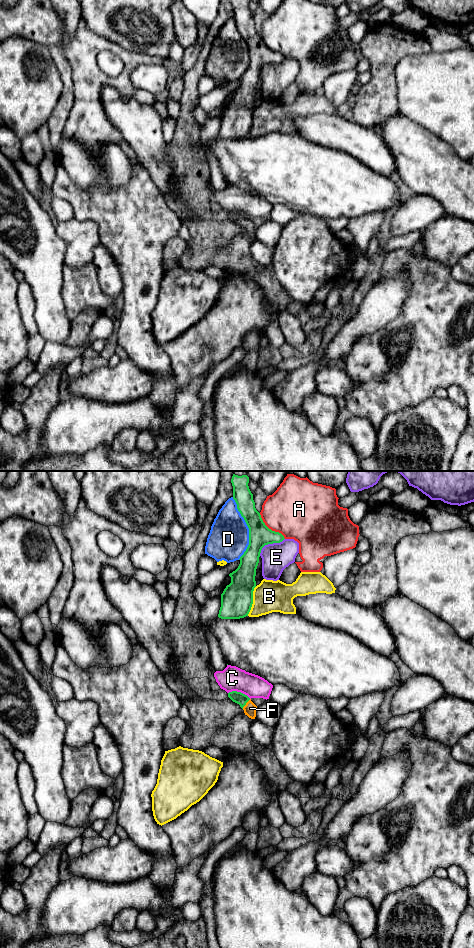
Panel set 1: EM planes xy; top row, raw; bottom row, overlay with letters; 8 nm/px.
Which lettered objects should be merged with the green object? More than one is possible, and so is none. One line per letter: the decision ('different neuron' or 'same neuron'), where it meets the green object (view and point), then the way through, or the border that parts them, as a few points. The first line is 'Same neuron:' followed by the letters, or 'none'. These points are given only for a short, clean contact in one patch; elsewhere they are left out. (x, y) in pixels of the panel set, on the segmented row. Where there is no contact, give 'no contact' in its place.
Same neuron: F
A: different neuron; contact xy (270, 529)
B: different neuron; contact xy (252, 601)
C: different neuron; contact xy (239, 692); border xy (228, 692), (240, 691), (250, 698)
D: different neuron; contact xy (248, 527)
E: different neuron; contact xy (269, 543)
F: same neuron; contact xy (245, 704); way xy (237, 697), (245, 704), (250, 708)

